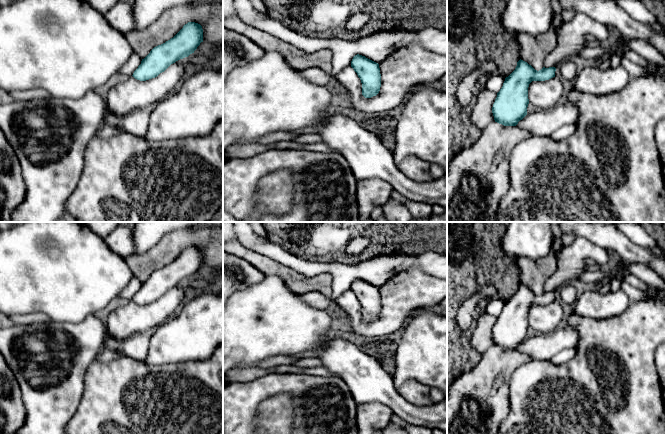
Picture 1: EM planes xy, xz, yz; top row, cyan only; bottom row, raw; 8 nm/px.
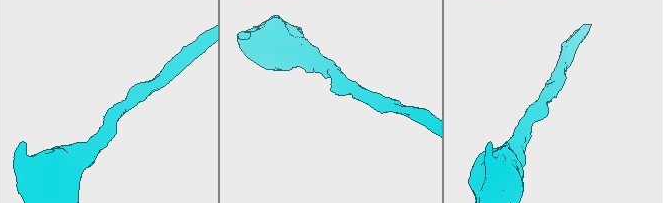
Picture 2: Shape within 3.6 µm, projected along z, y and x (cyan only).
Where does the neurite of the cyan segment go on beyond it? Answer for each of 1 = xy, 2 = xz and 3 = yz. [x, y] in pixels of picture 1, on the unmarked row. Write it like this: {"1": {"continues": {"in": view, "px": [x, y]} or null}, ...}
{"1": {"continues": null}, "2": {"continues": null}, "3": {"continues": null}}

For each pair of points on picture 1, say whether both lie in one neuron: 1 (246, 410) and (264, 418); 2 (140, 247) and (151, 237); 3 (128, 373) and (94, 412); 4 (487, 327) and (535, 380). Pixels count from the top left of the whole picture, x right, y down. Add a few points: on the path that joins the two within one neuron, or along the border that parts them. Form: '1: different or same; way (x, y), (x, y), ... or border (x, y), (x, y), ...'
1: different; border (271, 397), (259, 405), (253, 423)
2: same; way (143, 244), (148, 239)
3: same; way (123, 383), (104, 402)
4: different; border (532, 359), (522, 363), (513, 372), (510, 386)

